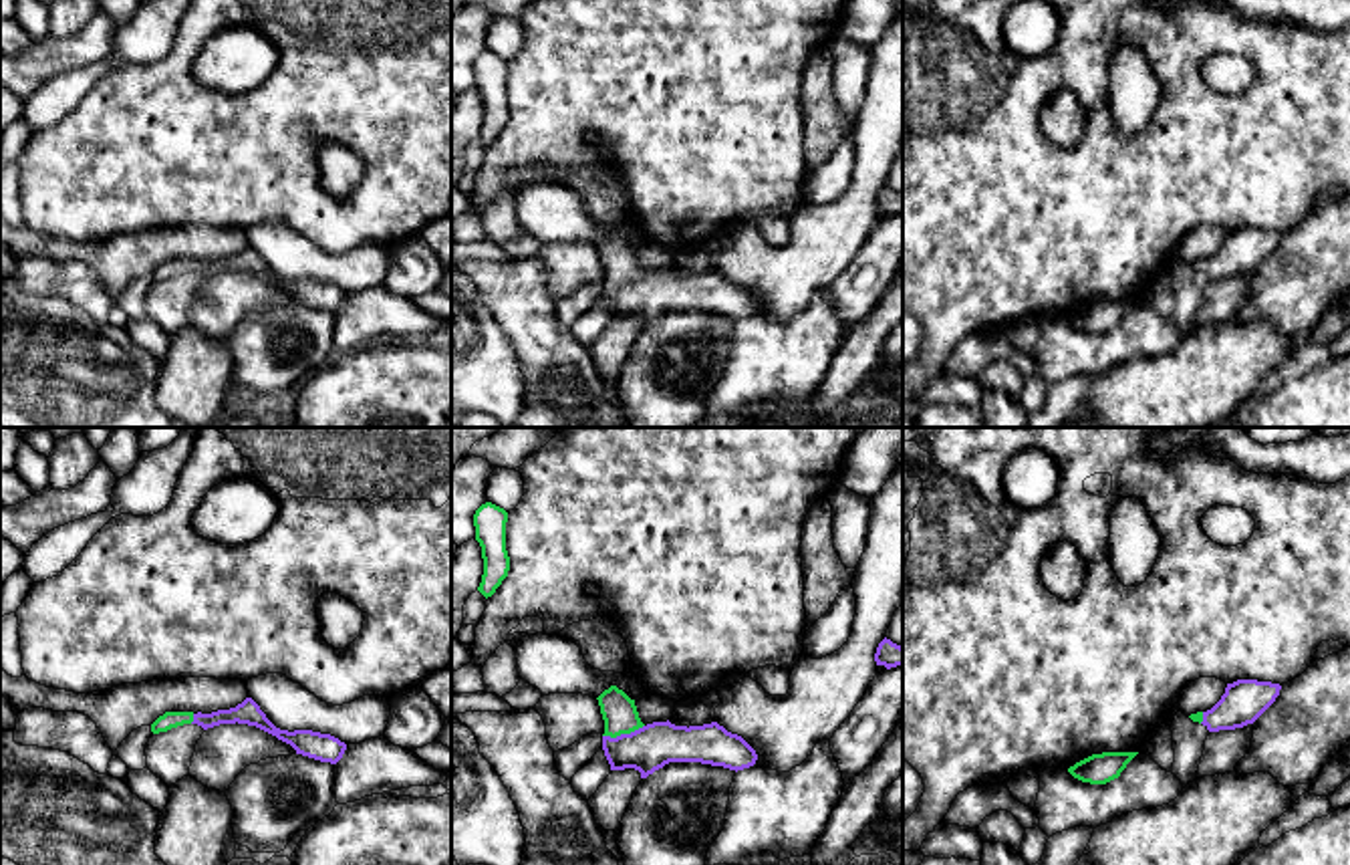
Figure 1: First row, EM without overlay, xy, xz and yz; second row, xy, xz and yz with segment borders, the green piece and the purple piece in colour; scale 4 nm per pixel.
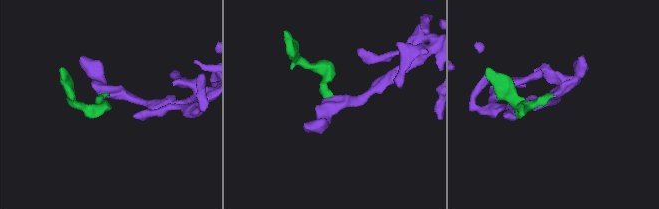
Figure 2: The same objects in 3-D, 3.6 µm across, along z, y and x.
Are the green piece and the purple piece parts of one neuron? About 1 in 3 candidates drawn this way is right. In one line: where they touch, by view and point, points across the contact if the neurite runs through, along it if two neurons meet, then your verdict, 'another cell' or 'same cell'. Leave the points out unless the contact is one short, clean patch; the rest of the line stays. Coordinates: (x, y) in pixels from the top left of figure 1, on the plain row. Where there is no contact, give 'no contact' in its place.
xz (623, 281) | across xz (619, 261), (623, 281), (635, 293), (655, 293) | same cell

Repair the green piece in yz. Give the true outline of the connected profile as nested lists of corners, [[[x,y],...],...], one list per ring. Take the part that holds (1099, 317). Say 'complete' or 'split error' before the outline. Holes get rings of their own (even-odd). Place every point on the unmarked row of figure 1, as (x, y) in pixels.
complete; [[[1102,300],[1092,302],[1074,315],[1068,317],[1068,321],[1090,333],[1106,333],[1120,325],[1120,321],[1126,317],[1126,313],[1136,304],[1138,300]]]

